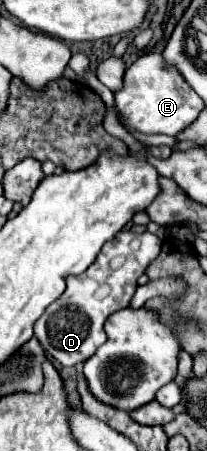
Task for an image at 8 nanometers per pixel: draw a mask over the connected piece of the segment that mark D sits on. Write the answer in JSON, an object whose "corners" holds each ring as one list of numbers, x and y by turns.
{"corners":[[120,231,114,239,104,243,96,261,82,275,68,277,66,279,66,291,50,307,46,307,46,311,38,319,38,323,34,327,34,335,42,343,44,351,48,355,52,355,56,361,60,361,62,365,78,365,78,363,84,363,86,359,90,359,94,355,94,351,106,341,104,321,112,313,130,305,130,299,132,299,132,295,138,287,138,283,136,283,138,277,156,259,158,253,160,253,160,239,152,233,148,233,148,231,142,233,142,235,136,235,136,233,130,233,130,231]]}

